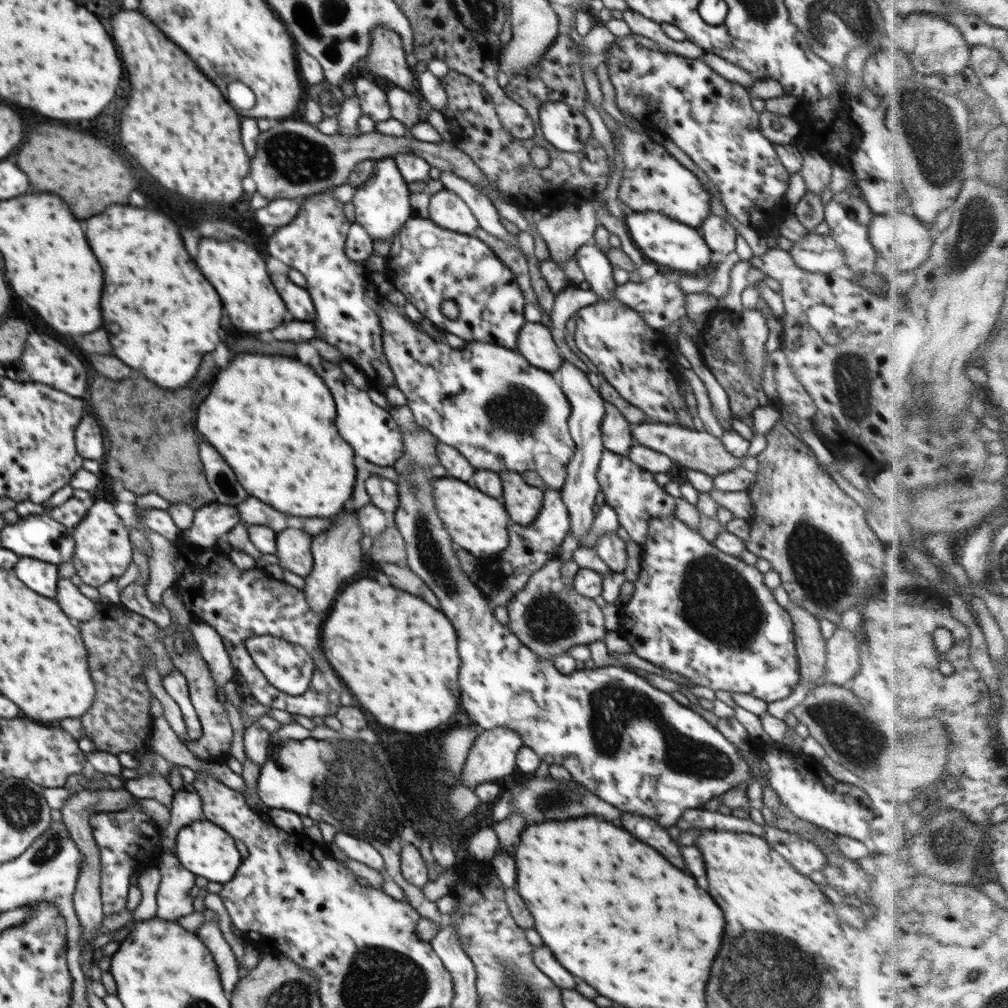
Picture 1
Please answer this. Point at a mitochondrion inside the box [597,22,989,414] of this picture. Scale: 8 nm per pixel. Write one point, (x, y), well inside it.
(935, 149)

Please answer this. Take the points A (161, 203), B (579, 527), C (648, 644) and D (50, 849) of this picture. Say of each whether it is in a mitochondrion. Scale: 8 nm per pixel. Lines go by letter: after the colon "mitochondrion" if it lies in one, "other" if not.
A: other
B: other
C: other
D: mitochondrion

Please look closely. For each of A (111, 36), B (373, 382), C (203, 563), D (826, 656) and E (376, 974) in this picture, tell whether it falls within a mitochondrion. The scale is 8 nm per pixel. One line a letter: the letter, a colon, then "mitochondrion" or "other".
A: other
B: other
C: other
D: other
E: mitochondrion

